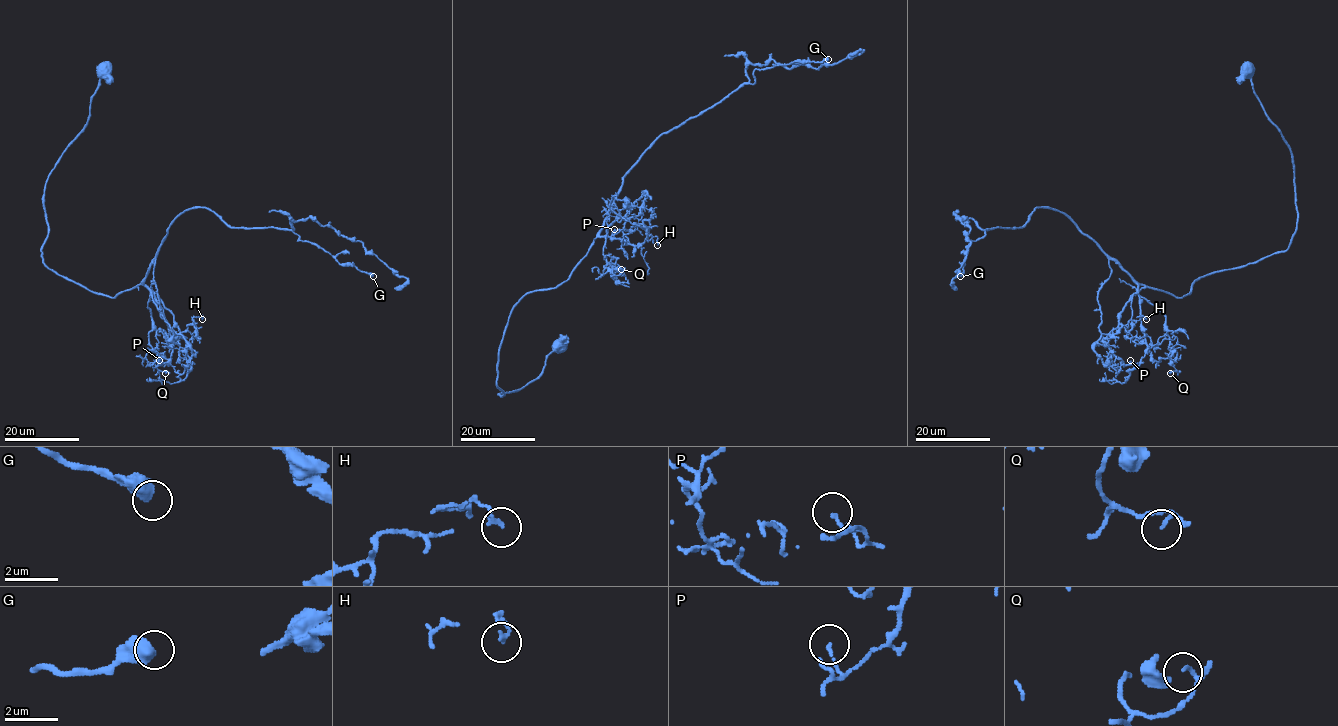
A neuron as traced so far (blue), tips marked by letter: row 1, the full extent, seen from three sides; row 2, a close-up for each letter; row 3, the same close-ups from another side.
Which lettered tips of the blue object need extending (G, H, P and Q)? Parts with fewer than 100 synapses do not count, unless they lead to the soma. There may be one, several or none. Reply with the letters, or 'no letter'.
no letter

